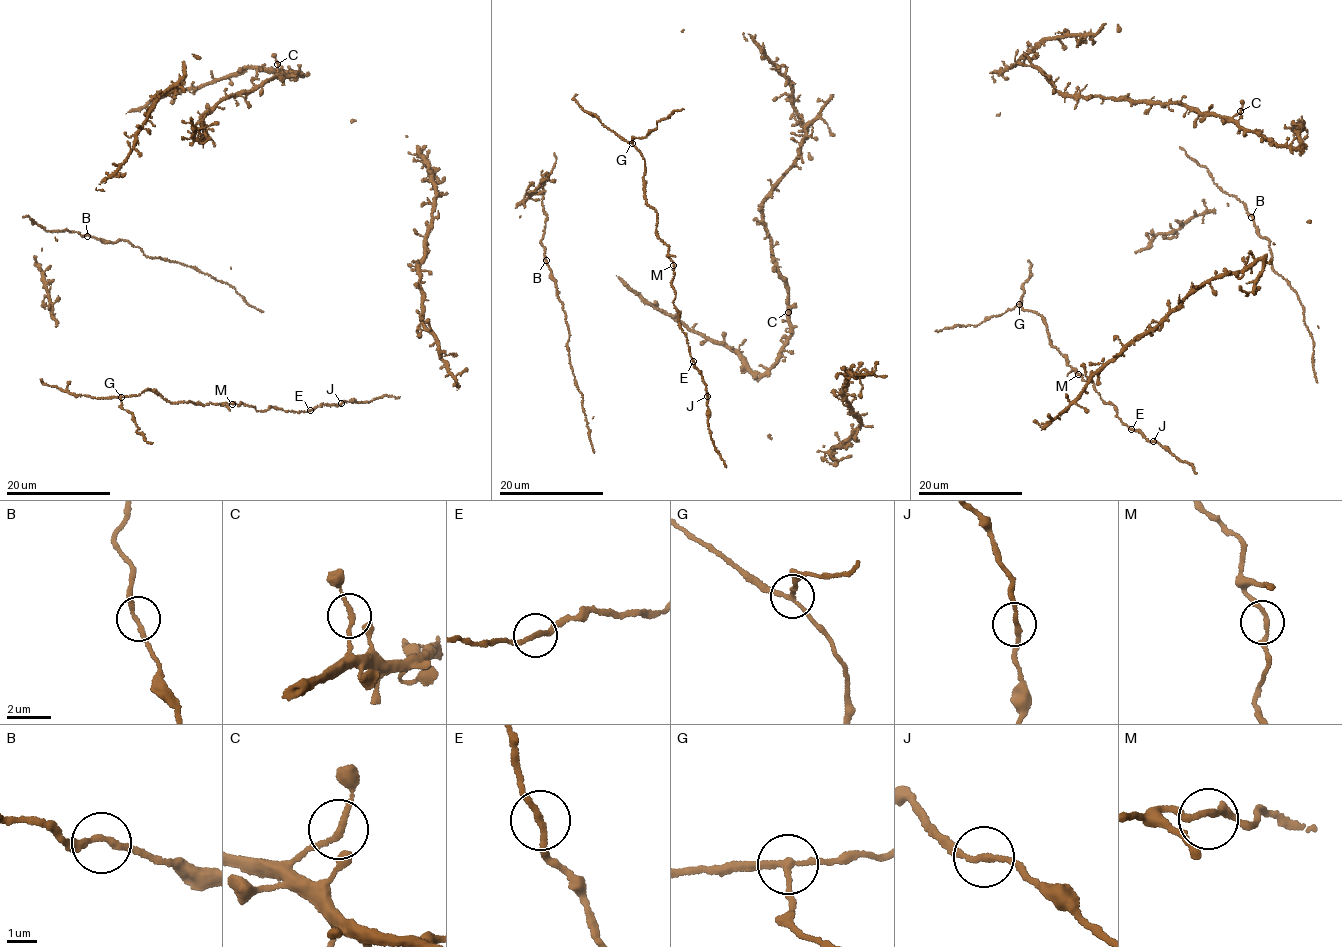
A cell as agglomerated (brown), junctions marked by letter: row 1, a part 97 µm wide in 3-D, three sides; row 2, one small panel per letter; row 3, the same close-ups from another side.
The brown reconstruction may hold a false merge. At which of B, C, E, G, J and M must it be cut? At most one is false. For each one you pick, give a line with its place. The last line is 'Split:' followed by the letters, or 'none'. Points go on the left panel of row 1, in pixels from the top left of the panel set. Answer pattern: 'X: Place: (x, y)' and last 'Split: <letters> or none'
G: Place: (121, 397)
Split: G

